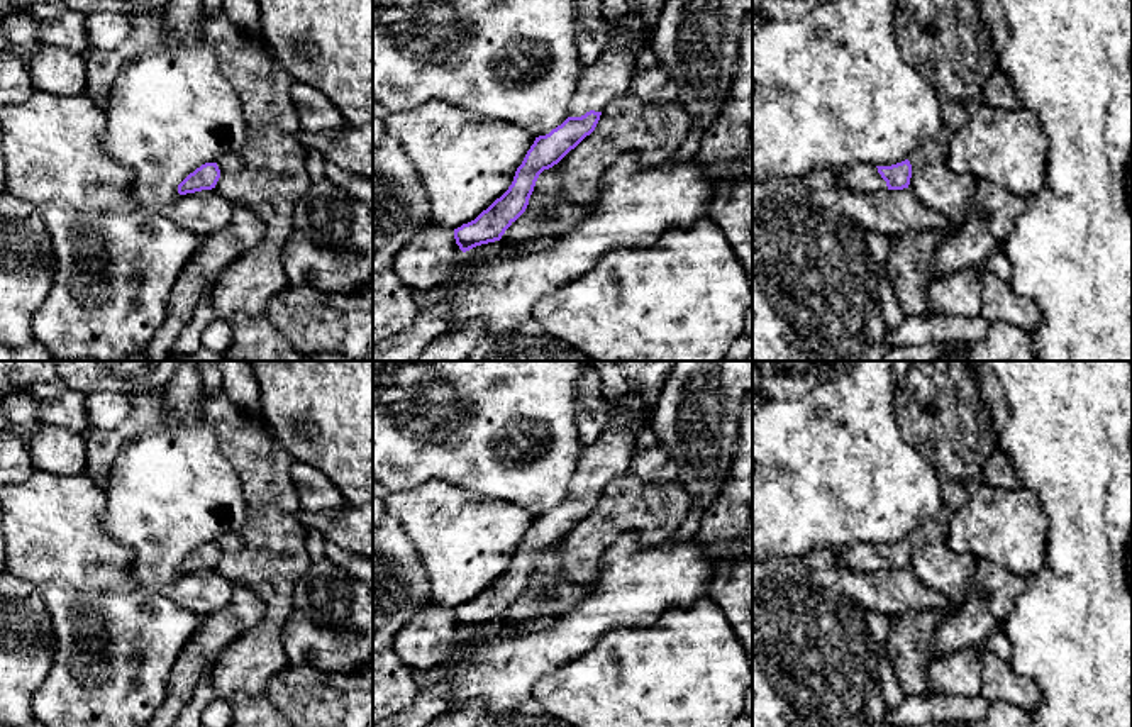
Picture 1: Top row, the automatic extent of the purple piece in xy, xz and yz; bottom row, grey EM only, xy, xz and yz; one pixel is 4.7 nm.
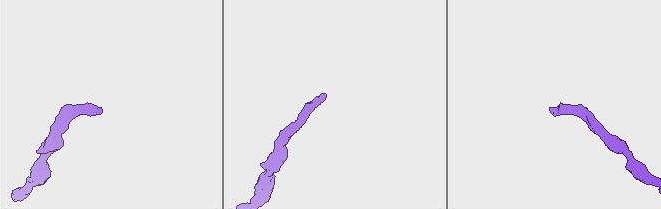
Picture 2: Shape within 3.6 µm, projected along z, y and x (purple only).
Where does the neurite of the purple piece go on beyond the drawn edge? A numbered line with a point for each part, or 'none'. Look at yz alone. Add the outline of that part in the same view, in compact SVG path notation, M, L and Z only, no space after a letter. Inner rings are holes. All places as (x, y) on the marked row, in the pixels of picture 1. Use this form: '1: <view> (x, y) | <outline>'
1: yz (861, 177) | M856 164L844 171L841 185L854 191L881 191L886 190L886 181L878 173L876 166Z

